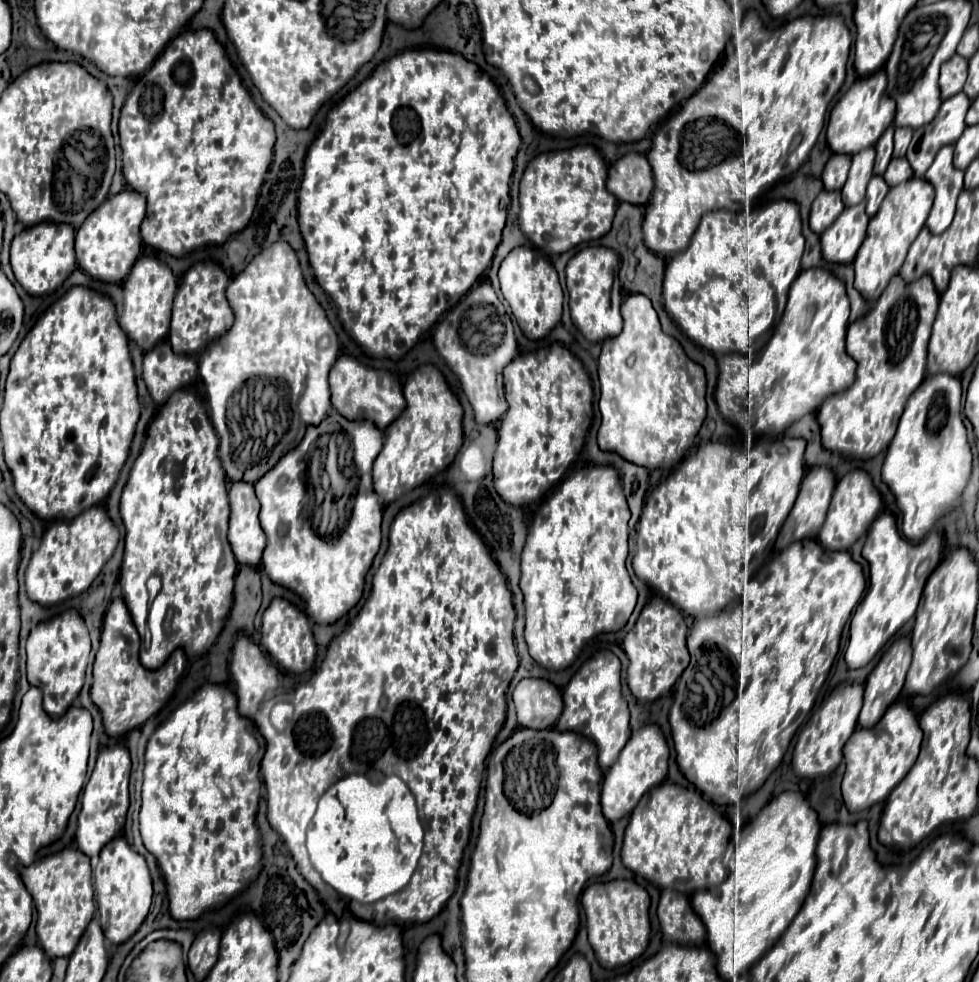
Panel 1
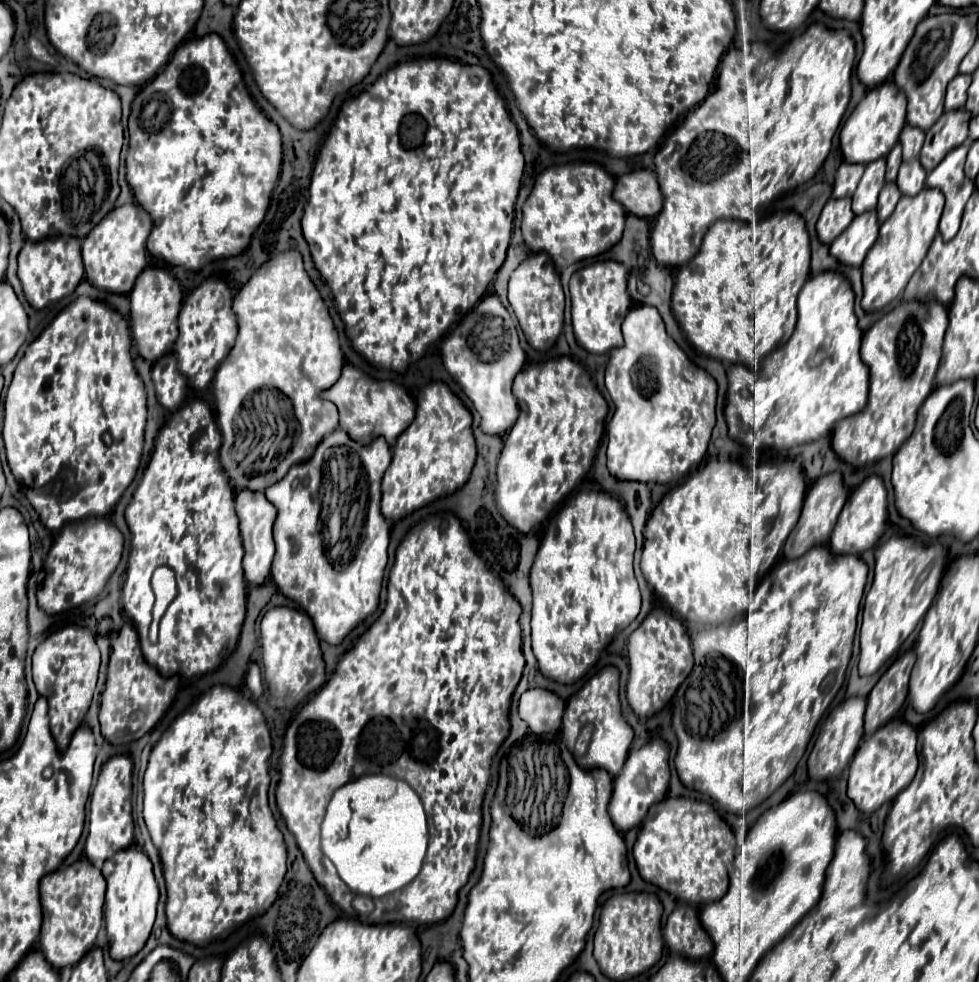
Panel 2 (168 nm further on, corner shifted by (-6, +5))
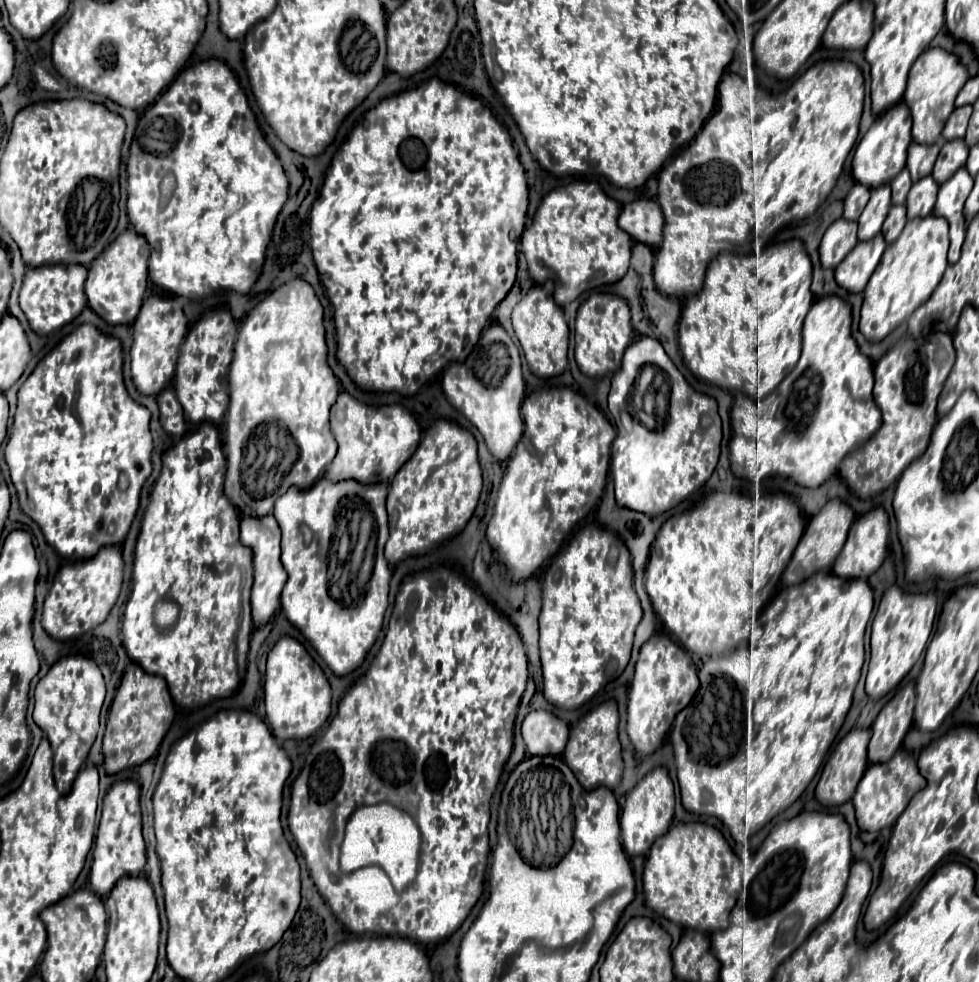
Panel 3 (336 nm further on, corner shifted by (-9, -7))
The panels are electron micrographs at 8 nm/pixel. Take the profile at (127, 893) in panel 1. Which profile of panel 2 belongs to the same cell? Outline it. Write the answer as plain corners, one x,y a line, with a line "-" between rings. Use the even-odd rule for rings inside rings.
137,847
123,849
105,861
103,877
107,881
105,929
109,939
109,955
115,961
125,961
137,955
151,935
159,901
159,887
153,877
153,865
149,857

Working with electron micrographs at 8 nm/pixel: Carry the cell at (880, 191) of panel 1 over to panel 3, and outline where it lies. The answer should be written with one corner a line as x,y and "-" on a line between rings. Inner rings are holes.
892,205
890,207
890,213
882,225
882,235
886,239
886,243
892,243
900,231
904,229
906,225
906,207
904,205

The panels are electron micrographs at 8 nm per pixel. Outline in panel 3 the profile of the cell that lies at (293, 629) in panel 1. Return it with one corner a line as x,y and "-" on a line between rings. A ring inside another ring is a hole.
282,635
266,661
264,705
266,719
278,739
306,739
316,733
330,715
332,691
322,669
314,669
314,659
306,647
290,635

